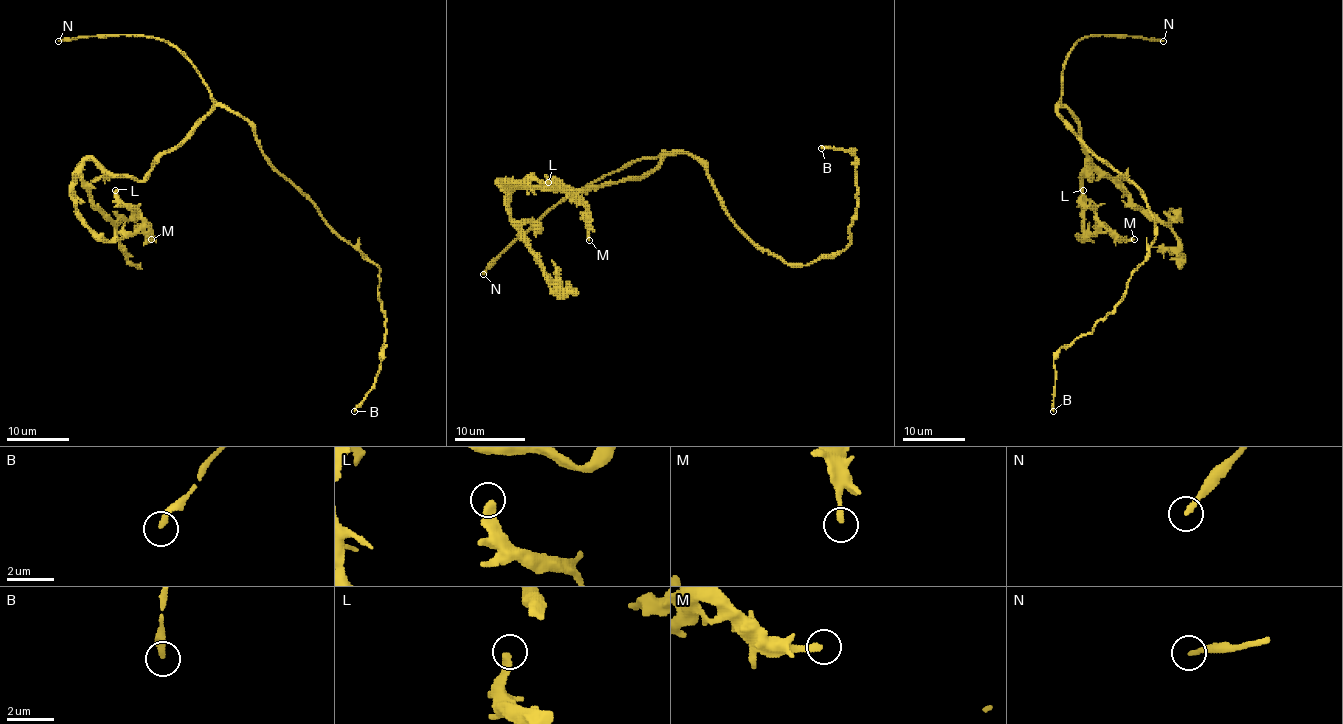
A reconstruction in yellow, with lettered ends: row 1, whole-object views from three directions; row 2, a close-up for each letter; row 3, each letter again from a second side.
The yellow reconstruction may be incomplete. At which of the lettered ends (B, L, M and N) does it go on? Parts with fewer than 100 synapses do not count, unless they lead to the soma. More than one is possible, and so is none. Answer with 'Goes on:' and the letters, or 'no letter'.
Goes on: N

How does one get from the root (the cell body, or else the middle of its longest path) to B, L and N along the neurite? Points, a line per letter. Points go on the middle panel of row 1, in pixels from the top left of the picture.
B: (704, 168), (724, 210), (759, 247), (809, 265), (850, 244), (857, 207), (855, 152), (821, 148)
L: (704, 168), (686, 153), (669, 153), (642, 176), (587, 191), (500, 180), (536, 180), (578, 196), (548, 182)
N: (704, 168), (686, 153), (665, 153), (631, 160), (562, 198), (523, 231), (483, 274)

